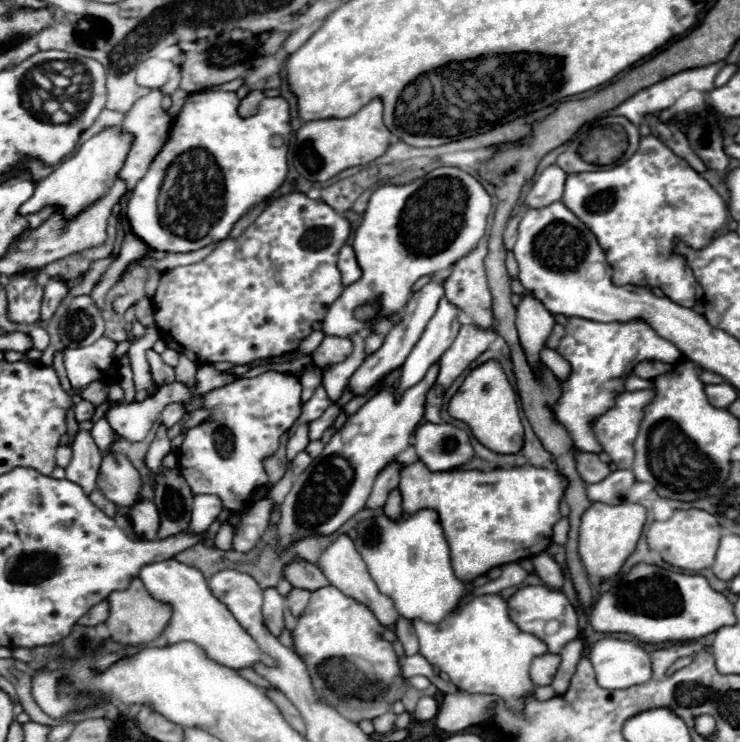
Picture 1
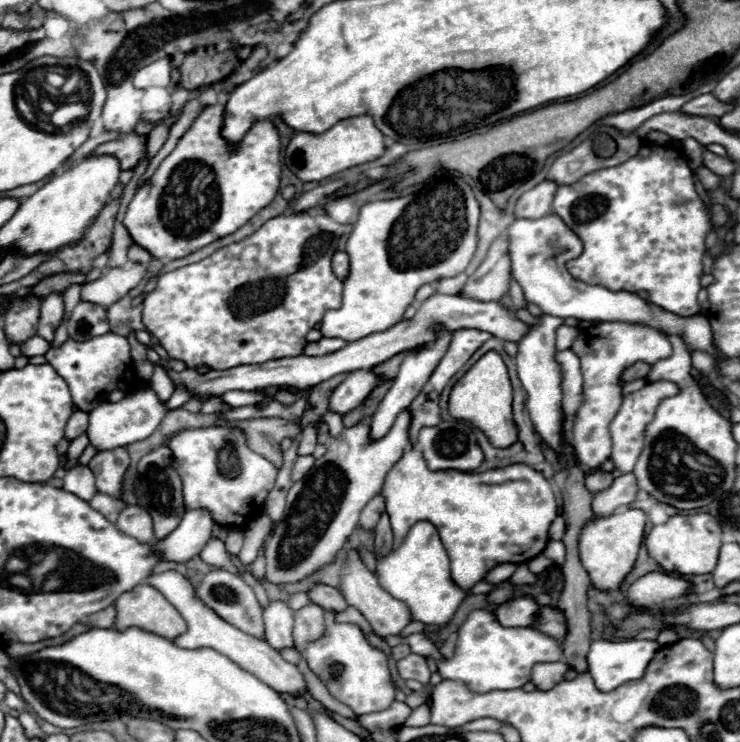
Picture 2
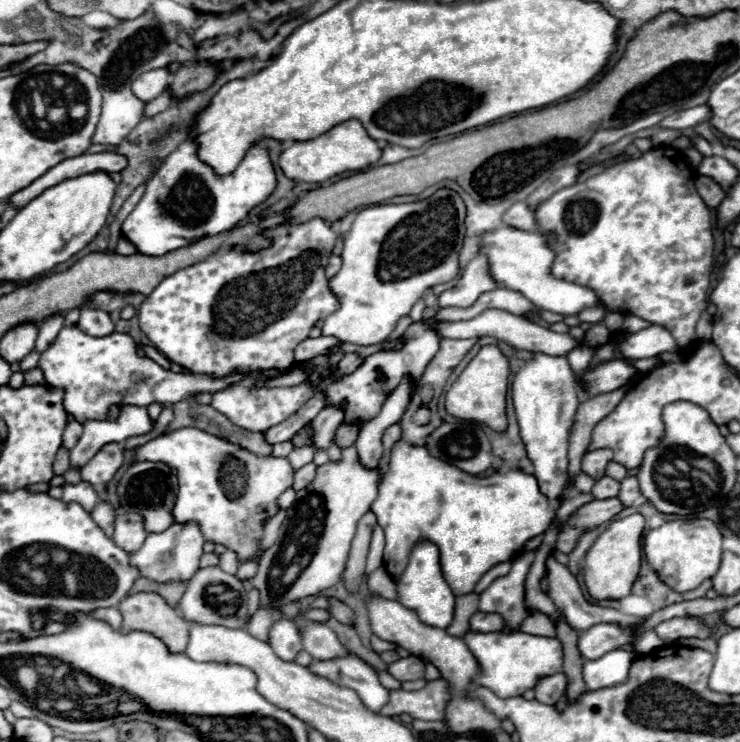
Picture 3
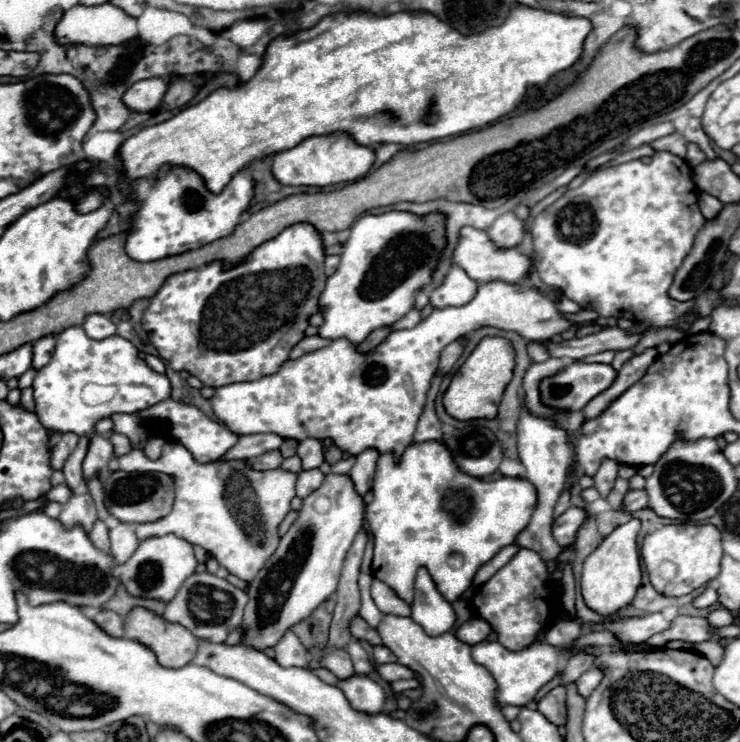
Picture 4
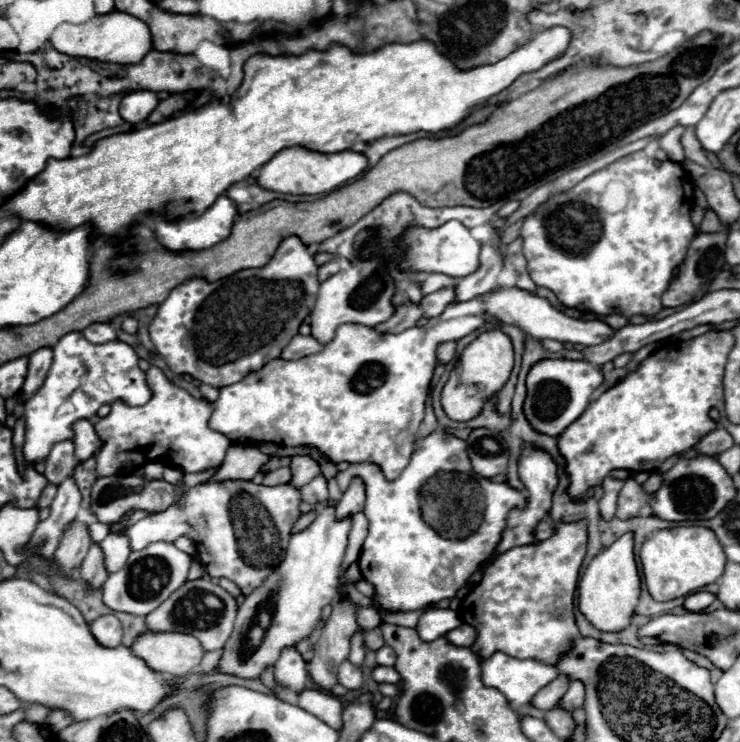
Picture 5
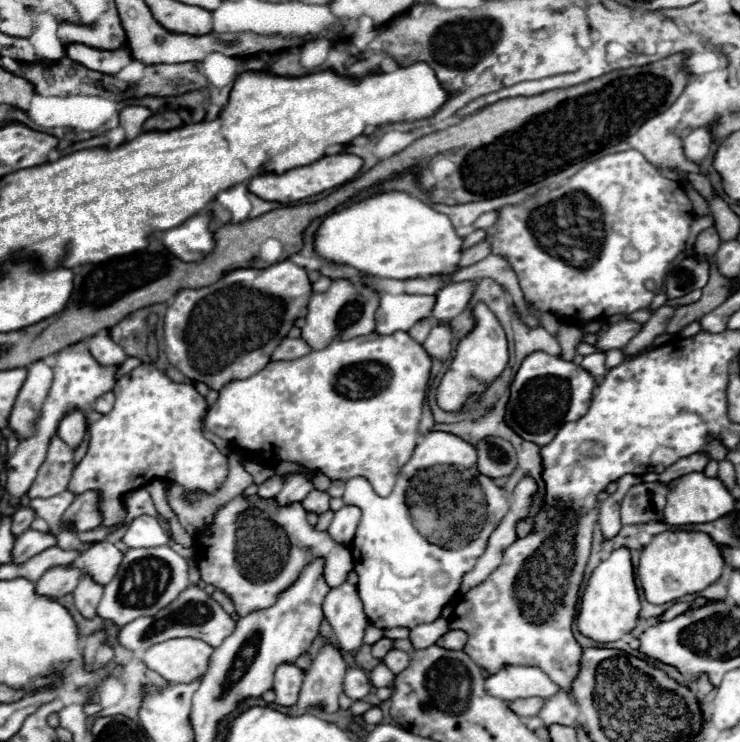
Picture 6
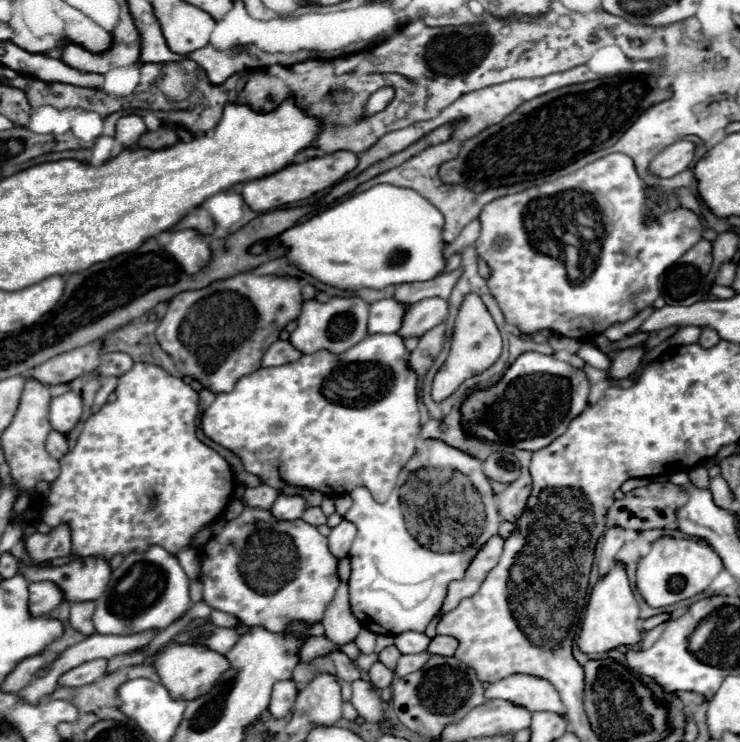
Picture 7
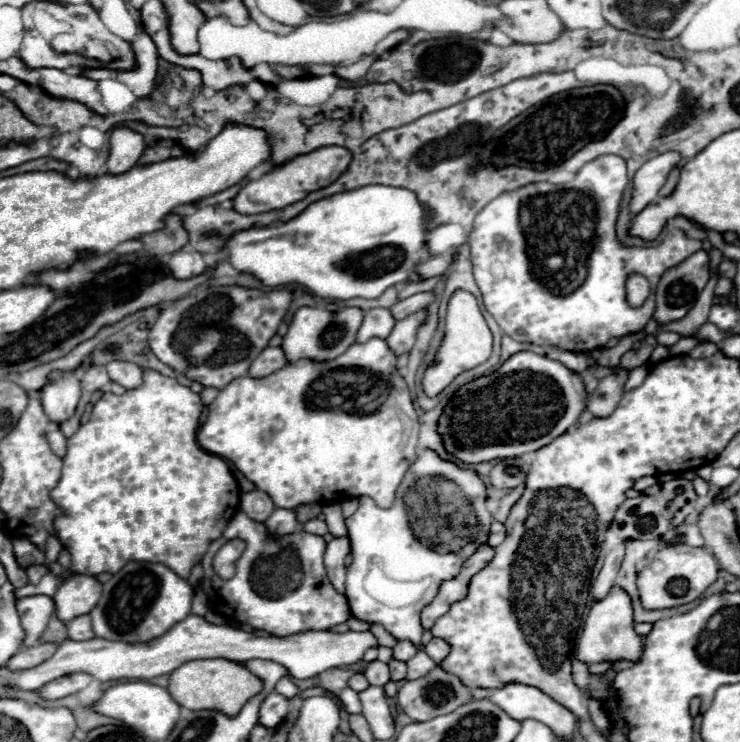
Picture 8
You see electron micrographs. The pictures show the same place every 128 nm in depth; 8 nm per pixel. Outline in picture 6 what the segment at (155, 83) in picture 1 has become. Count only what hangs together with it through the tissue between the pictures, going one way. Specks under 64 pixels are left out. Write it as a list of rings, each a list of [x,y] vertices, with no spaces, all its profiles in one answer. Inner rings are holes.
[[[126,106],[120,112],[120,126],[126,130],[126,140],[136,138],[142,132],[142,124],[152,116],[152,112],[144,106]]]

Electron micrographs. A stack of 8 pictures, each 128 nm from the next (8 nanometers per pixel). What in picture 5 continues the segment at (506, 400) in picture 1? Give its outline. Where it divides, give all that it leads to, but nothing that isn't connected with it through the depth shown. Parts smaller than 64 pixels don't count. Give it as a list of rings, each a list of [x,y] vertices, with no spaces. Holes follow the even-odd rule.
[[[494,328],[488,330],[484,334],[480,334],[474,342],[470,342],[464,352],[460,354],[454,370],[450,372],[448,382],[442,388],[442,408],[448,414],[448,418],[458,420],[458,422],[466,422],[472,420],[474,416],[478,416],[478,412],[482,410],[482,404],[496,394],[508,380],[510,372],[514,366],[514,352],[512,352],[512,342],[510,338]]]

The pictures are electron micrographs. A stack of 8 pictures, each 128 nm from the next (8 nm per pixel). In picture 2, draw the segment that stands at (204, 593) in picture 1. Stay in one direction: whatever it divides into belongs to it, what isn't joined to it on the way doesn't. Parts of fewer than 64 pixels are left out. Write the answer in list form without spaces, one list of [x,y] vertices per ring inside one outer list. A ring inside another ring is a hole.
[[[164,572],[164,574],[156,574],[156,576],[148,576],[146,582],[152,584],[158,592],[162,592],[166,596],[166,600],[186,620],[188,632],[176,638],[176,644],[180,648],[186,648],[186,650],[212,648],[212,650],[228,656],[232,662],[240,664],[244,670],[252,672],[258,680],[262,680],[264,684],[268,684],[270,688],[274,688],[280,694],[302,696],[302,692],[308,688],[306,682],[304,682],[302,672],[294,664],[286,662],[282,658],[282,654],[276,652],[264,638],[256,638],[256,636],[250,636],[246,632],[240,632],[238,628],[232,628],[228,622],[220,620],[220,616],[216,616],[210,608],[204,608],[204,604],[200,604],[200,600],[196,600],[194,588],[190,586],[190,582],[182,574],[178,574],[178,572]]]

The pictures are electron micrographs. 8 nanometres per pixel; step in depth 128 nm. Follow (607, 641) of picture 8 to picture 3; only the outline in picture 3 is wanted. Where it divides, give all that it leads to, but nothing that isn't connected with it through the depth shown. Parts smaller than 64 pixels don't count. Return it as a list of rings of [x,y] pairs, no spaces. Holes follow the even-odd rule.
[[[632,514],[610,522],[610,526],[590,546],[584,558],[584,584],[594,600],[620,600],[630,594],[642,560],[642,530],[644,518],[640,514]]]

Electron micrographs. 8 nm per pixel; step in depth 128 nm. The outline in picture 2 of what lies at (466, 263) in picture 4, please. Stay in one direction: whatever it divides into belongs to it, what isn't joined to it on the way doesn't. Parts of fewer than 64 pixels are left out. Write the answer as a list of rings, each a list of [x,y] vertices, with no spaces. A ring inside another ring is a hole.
[[[548,214],[540,220],[514,220],[508,226],[506,234],[510,240],[510,260],[512,260],[510,274],[522,286],[526,300],[540,306],[544,314],[560,318],[576,318],[576,320],[594,320],[594,322],[624,320],[632,324],[646,324],[668,334],[680,334],[688,350],[700,348],[714,354],[712,330],[704,314],[696,314],[692,318],[672,316],[670,312],[652,308],[636,294],[612,292],[604,286],[588,286],[580,280],[574,280],[566,270],[566,262],[580,256],[582,244],[578,236],[556,214]]]

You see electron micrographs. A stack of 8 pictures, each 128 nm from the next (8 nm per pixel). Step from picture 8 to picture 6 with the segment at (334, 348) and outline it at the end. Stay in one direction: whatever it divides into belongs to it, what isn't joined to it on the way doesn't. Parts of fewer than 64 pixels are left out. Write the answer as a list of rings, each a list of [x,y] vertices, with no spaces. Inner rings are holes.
[[[334,280],[332,286],[322,294],[312,294],[308,302],[306,324],[302,328],[302,340],[312,348],[320,350],[334,338],[352,340],[356,336],[370,334],[374,330],[374,312],[378,308],[378,294],[368,286],[352,286],[348,280]]]

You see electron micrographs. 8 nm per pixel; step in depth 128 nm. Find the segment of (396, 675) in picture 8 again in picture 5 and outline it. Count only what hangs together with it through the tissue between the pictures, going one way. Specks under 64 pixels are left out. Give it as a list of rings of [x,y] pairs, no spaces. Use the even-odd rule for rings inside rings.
[[[374,628],[374,630],[368,630],[368,632],[364,632],[364,642],[366,642],[366,646],[370,648],[370,650],[380,650],[382,646],[384,646],[384,640],[382,640],[382,636],[380,636],[380,630],[378,628]]]

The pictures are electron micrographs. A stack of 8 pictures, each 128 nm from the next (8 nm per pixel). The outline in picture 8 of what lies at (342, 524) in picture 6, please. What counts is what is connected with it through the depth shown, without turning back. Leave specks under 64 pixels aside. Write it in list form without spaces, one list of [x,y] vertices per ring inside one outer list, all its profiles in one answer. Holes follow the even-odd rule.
[[[334,538],[324,554],[324,566],[328,572],[328,578],[336,592],[344,594],[344,578],[346,578],[346,566],[344,558],[350,552],[350,540],[348,538]]]

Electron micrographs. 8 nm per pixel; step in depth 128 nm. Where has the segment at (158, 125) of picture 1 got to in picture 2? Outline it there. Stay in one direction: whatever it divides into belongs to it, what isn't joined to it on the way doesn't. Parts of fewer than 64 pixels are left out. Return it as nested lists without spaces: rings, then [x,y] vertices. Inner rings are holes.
[[[136,134],[120,136],[114,142],[100,144],[90,156],[114,156],[120,162],[122,170],[130,170],[138,164],[138,160],[146,154],[146,140]]]

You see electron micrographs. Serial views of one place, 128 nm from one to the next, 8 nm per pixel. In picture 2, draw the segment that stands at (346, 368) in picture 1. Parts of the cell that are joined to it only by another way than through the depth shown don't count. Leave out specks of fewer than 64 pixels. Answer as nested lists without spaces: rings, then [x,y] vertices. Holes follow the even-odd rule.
[[[334,412],[324,414],[324,422],[326,422],[326,424],[328,424],[328,428],[330,428],[330,436],[338,438],[338,436],[342,434],[344,426],[342,426],[342,418],[340,418],[338,414],[334,414]]]

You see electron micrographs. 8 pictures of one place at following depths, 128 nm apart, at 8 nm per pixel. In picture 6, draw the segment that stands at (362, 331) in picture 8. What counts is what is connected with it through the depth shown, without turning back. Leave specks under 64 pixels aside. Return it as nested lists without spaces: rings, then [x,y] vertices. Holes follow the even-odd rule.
[[[382,294],[376,310],[376,332],[392,334],[398,330],[408,332],[418,320],[426,318],[432,310],[434,296],[410,294]]]

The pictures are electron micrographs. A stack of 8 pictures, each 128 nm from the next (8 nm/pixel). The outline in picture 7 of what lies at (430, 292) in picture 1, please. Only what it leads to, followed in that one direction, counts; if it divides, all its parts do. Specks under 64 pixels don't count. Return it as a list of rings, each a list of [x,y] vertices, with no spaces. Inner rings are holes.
[[[280,494],[278,500],[276,500],[276,504],[272,506],[270,512],[272,512],[272,516],[274,516],[276,520],[288,520],[288,522],[292,522],[292,520],[302,518],[304,510],[306,510],[306,502],[304,502],[304,498],[300,498],[300,496],[286,496],[286,494]]]

